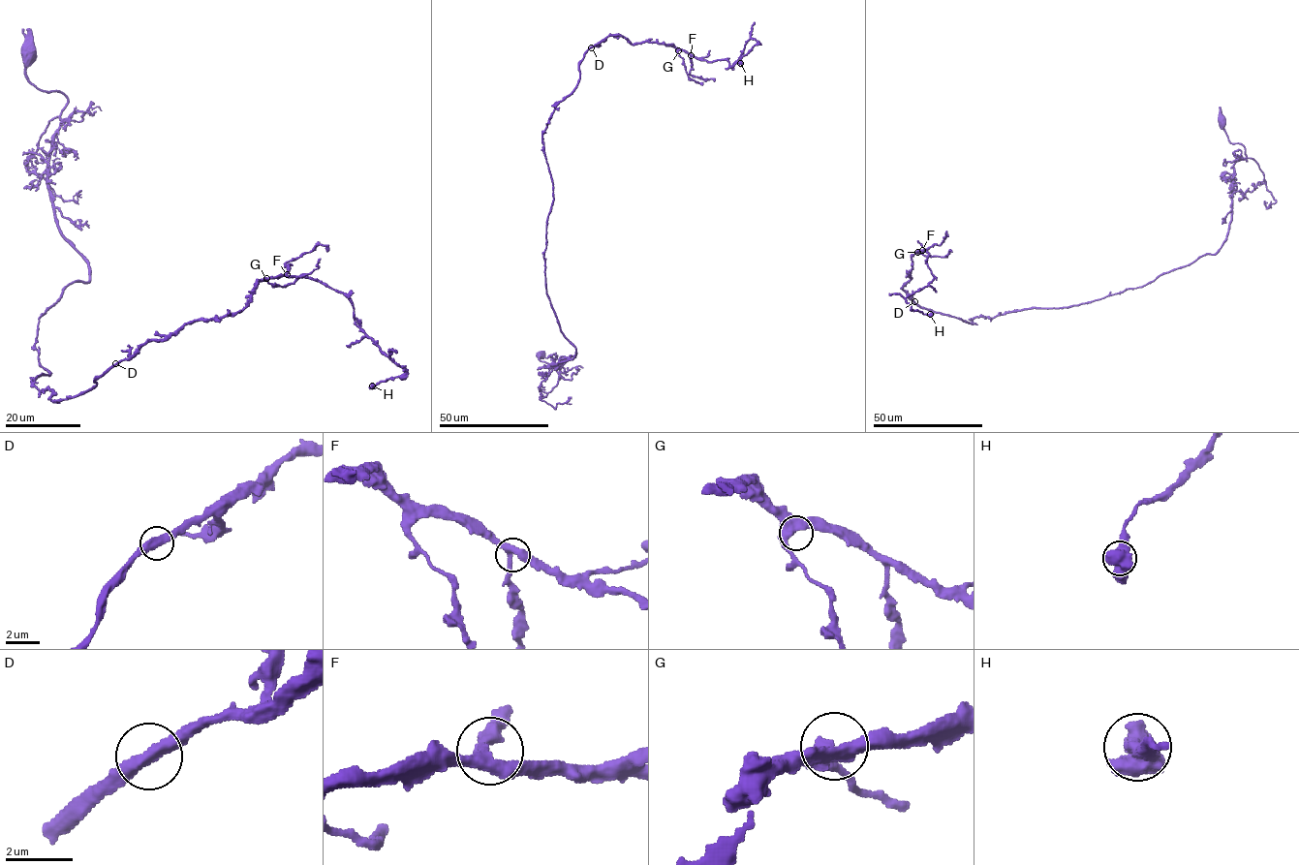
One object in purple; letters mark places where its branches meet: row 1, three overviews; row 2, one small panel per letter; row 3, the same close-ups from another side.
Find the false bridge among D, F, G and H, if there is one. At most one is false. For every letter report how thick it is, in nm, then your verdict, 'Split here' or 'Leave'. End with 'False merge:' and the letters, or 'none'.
D: Thickness 420 nm. Leave
F: Thickness 340 nm. Leave
G: Thickness 460 nm. Leave
H: Thickness 800 nm. Leave
False merge: none

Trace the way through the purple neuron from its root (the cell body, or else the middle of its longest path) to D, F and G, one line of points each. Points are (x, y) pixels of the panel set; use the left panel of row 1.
D: (28, 51), (67, 99), (48, 191), (89, 276), (39, 319), (32, 385), (65, 400), (116, 364)
F: (28, 51), (67, 99), (48, 191), (89, 276), (39, 319), (32, 385), (76, 397), (287, 274)
G: (28, 51), (67, 99), (48, 191), (89, 276), (39, 319), (32, 385), (76, 397), (266, 278)

